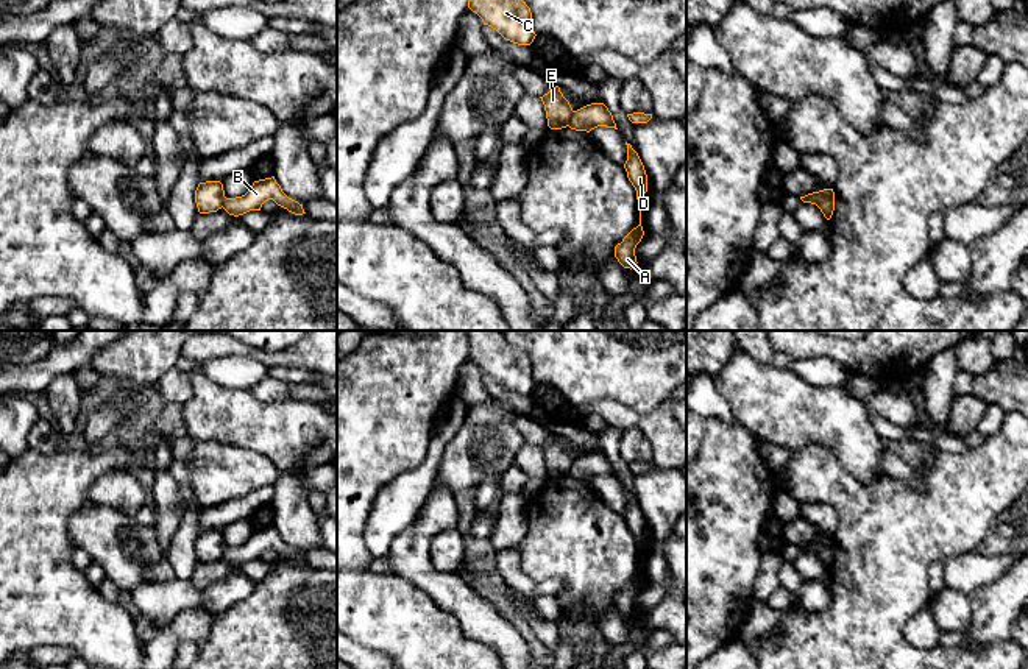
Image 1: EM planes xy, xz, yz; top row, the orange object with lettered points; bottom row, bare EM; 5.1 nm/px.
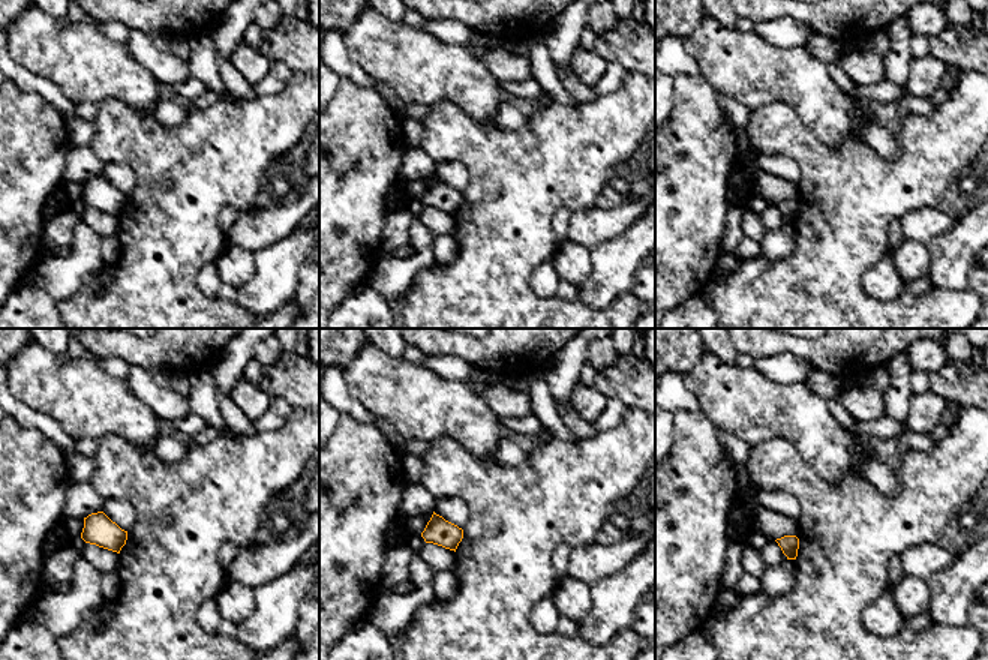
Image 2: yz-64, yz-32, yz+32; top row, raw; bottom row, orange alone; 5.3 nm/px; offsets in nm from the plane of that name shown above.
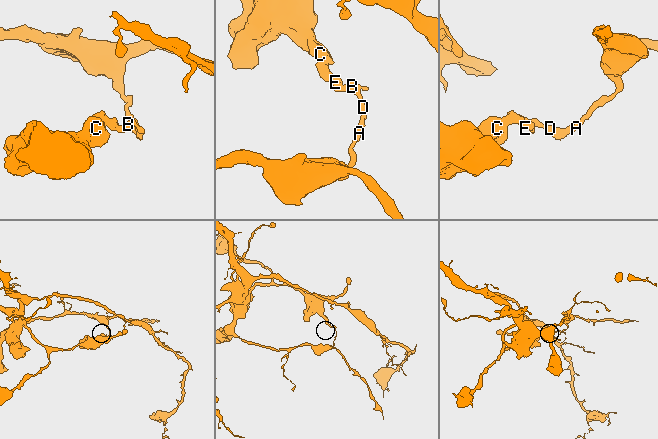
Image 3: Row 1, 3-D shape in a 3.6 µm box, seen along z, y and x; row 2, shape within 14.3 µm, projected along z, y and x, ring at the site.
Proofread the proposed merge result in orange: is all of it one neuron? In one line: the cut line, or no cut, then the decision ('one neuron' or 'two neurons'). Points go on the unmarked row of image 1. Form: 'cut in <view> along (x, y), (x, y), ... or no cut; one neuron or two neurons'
cut in yz along (833, 548), (824, 548), (816, 554); two neurons

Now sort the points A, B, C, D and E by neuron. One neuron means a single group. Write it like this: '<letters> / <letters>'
A B D / C E

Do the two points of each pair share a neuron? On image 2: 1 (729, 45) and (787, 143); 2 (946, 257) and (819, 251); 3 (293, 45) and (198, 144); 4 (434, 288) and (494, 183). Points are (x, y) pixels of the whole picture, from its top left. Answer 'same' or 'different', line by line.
1: different
2: different
3: different
4: same

